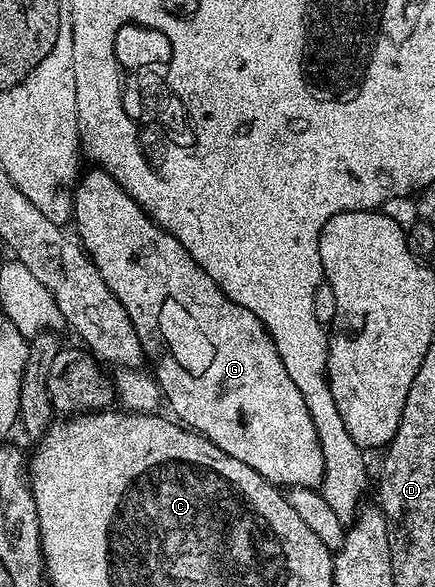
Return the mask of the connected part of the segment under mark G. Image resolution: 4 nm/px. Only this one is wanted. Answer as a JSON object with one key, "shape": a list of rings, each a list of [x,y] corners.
{"shape":[[[98,167],[92,168],[92,170],[92,173],[84,172],[78,178],[73,190],[73,226],[75,225],[76,231],[79,232],[77,241],[97,267],[101,279],[105,279],[109,291],[113,291],[113,295],[117,295],[121,307],[125,307],[125,311],[129,311],[129,319],[137,331],[137,339],[141,339],[146,360],[155,364],[153,376],[159,382],[160,394],[165,398],[166,404],[167,401],[171,404],[172,411],[176,413],[172,414],[186,428],[200,433],[202,437],[208,437],[214,445],[221,447],[221,451],[225,451],[233,459],[241,459],[241,463],[245,463],[245,467],[257,471],[272,485],[287,489],[319,489],[323,484],[325,459],[321,451],[317,427],[313,427],[313,419],[305,407],[305,399],[301,399],[301,391],[297,391],[297,383],[293,383],[293,379],[289,379],[289,371],[285,371],[285,363],[281,363],[281,355],[277,355],[275,340],[271,338],[270,331],[263,326],[261,319],[257,319],[257,315],[253,315],[253,311],[229,300],[221,291],[221,287],[217,287],[215,280],[196,263],[193,255],[189,255],[189,251],[185,251],[183,244],[173,234],[166,233],[158,223],[152,221],[146,211],[110,175]]]}

